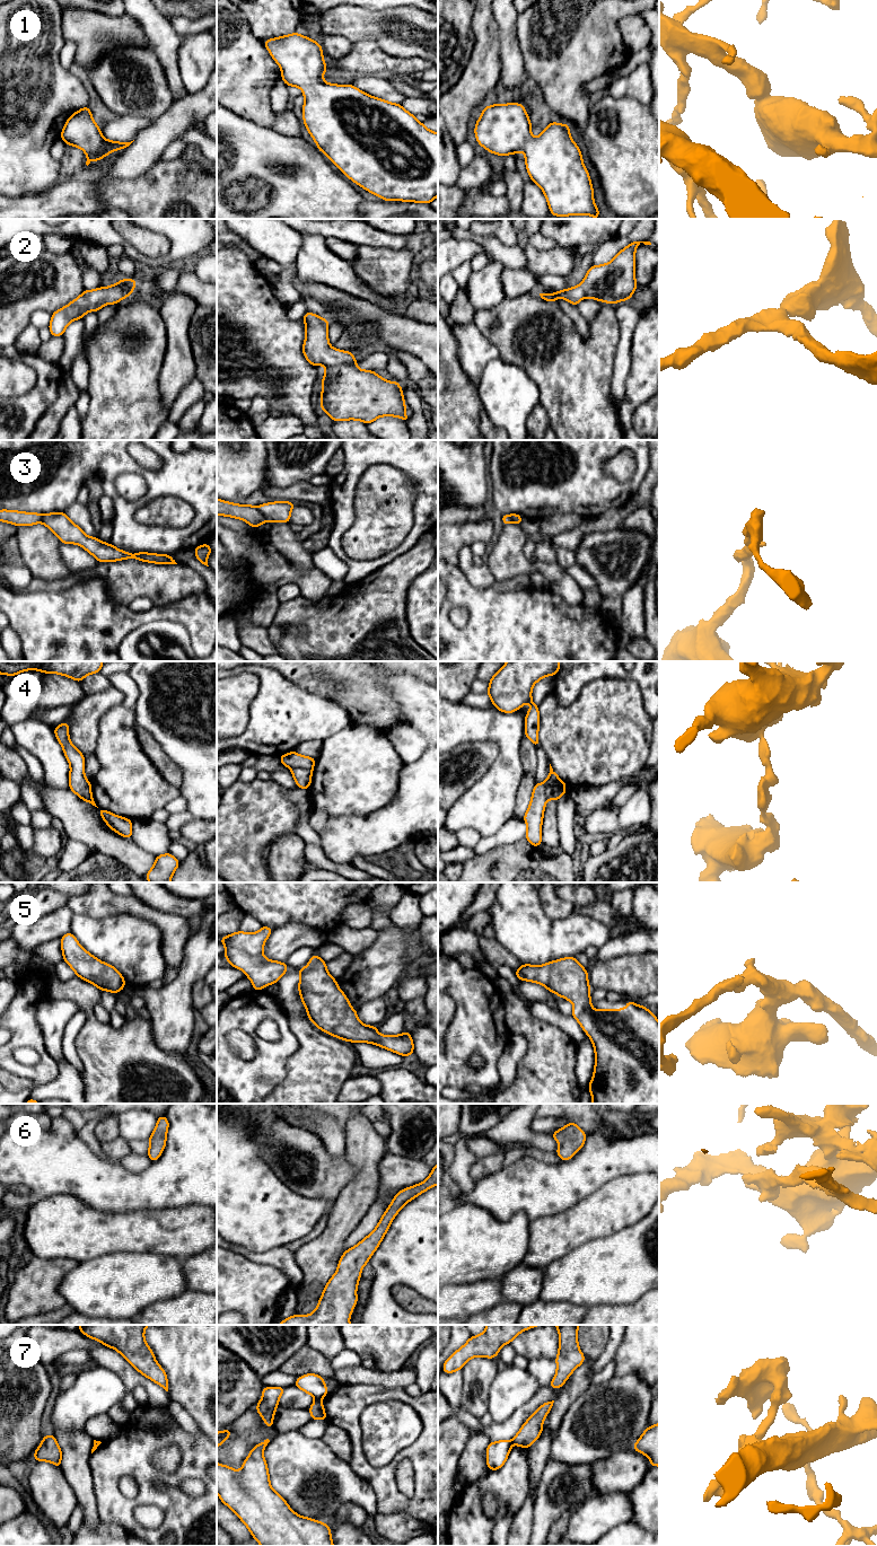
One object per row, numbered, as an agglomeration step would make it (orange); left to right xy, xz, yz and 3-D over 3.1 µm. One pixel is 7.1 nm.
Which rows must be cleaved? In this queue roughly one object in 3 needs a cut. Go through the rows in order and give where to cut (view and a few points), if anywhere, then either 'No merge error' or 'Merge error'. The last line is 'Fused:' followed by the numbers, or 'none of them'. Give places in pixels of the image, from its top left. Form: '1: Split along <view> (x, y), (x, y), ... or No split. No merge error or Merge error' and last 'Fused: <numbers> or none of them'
1: No split. No merge error
2: No split. No merge error
3: Split along xz (256, 507), (269, 520). Merge error
4: Split along xz (291, 767), (312, 770). Merge error
5: No split. No merge error
6: No split. No merge error
7: Split along xz (316, 1398), (319, 1399). Merge error
Fused: 3, 4, 7

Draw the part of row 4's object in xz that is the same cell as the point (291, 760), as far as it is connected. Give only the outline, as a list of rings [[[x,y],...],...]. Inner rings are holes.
[[[295,750],[288,754],[281,755],[279,757],[280,757],[280,762],[289,768],[302,767],[306,770],[313,770],[316,763],[315,758],[299,755]]]

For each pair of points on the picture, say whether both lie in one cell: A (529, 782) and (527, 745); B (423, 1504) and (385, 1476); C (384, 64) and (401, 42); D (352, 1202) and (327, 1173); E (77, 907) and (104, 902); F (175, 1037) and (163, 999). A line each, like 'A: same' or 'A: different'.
A: same
B: same
C: different
D: different
E: same
F: same

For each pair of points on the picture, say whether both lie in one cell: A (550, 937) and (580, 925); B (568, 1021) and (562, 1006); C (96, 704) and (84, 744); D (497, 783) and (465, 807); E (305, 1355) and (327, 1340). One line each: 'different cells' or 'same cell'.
A: same cell
B: different cells
C: same cell
D: same cell
E: different cells

